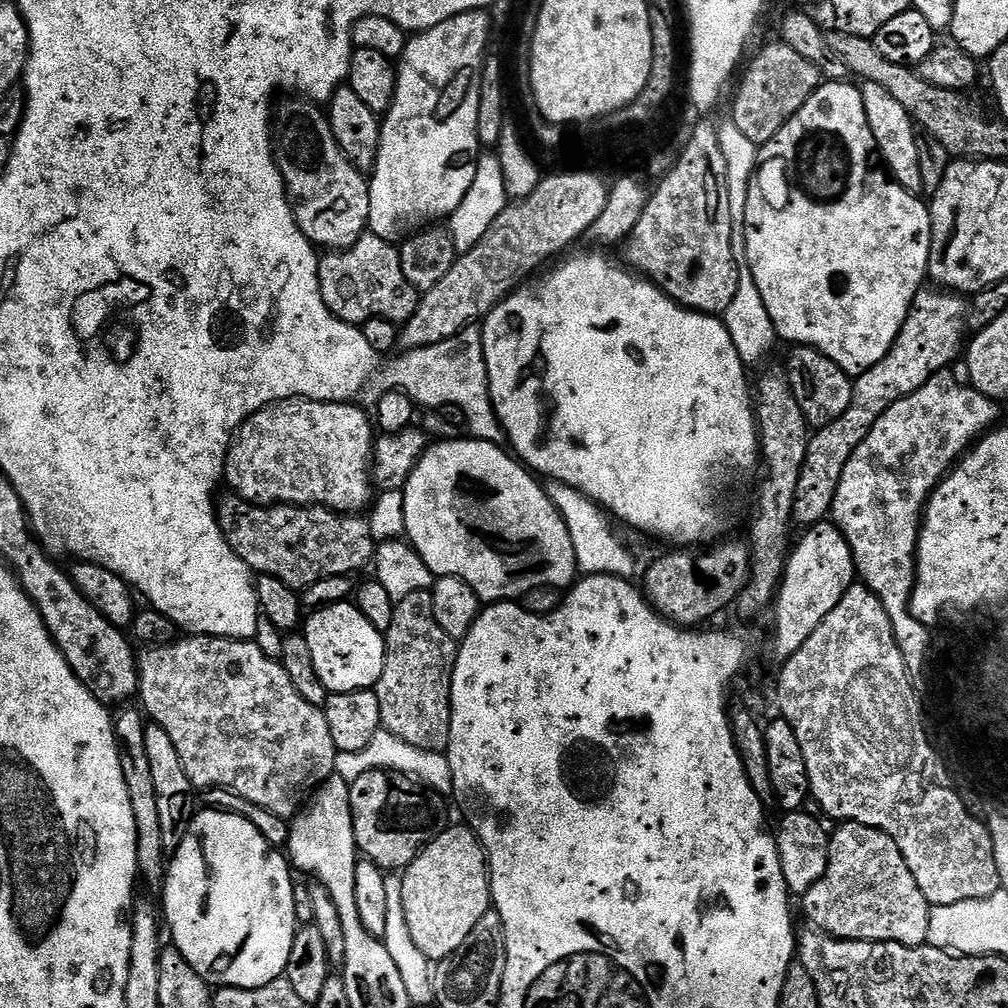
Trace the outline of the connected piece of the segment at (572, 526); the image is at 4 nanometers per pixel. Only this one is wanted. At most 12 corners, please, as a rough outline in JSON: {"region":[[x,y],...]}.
{"region":[[560,480],[546,491],[577,573],[632,580],[636,560],[599,504]]}

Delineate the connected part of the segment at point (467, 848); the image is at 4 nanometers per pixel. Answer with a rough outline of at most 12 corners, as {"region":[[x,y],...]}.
{"region":[[445,827],[403,869],[414,946],[445,960],[492,908],[488,858]]}

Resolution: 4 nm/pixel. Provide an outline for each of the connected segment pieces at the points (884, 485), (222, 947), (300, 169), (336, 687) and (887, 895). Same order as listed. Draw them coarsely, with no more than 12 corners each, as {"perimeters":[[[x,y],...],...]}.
{"perimeters":[[[939,372],[854,450],[830,520],[909,673],[924,505],[1001,419]],[[197,811],[162,916],[209,984],[288,971],[294,872],[246,818]],[[315,103],[274,112],[274,155],[313,245],[352,248],[369,181]],[[355,603],[303,621],[329,693],[375,689],[385,633]],[[841,823],[807,923],[927,945],[932,908],[894,838]]]}

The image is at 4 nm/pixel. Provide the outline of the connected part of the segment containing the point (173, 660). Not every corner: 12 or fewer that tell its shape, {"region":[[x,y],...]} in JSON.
{"region":[[252,640],[145,647],[138,700],[193,788],[291,821],[324,709]]}

